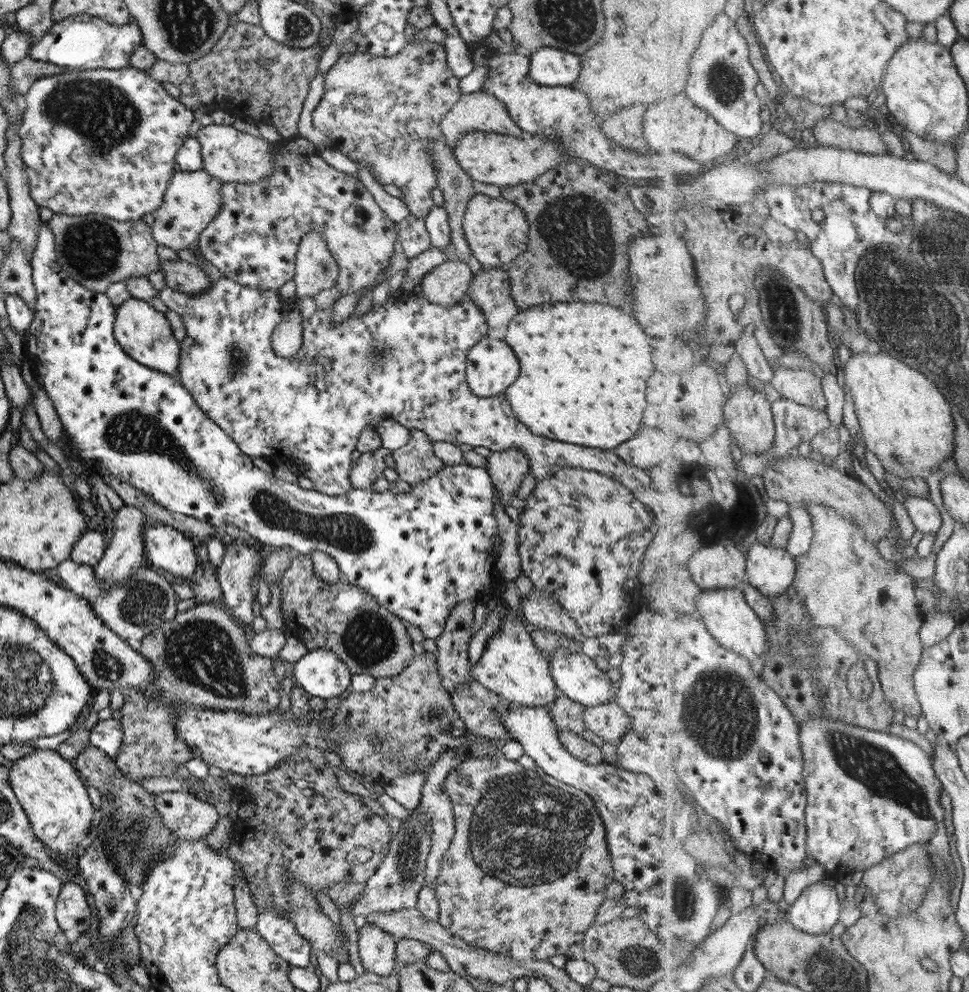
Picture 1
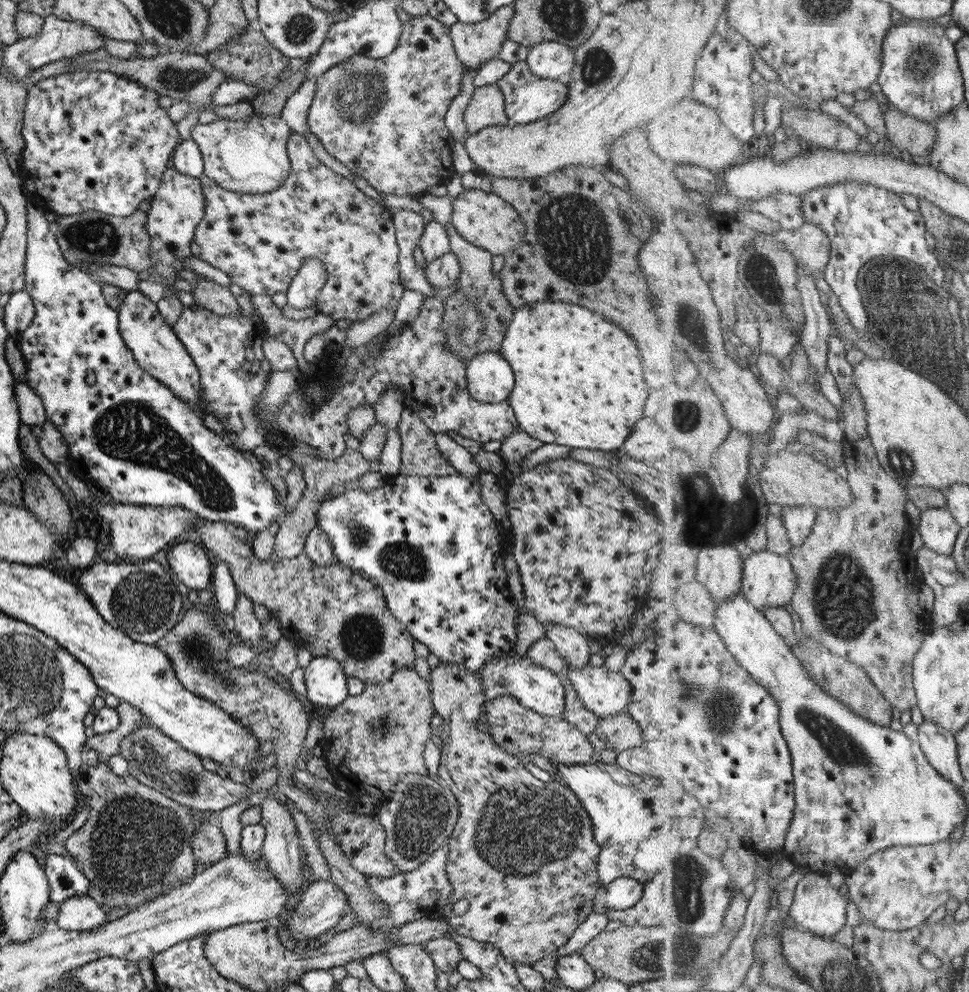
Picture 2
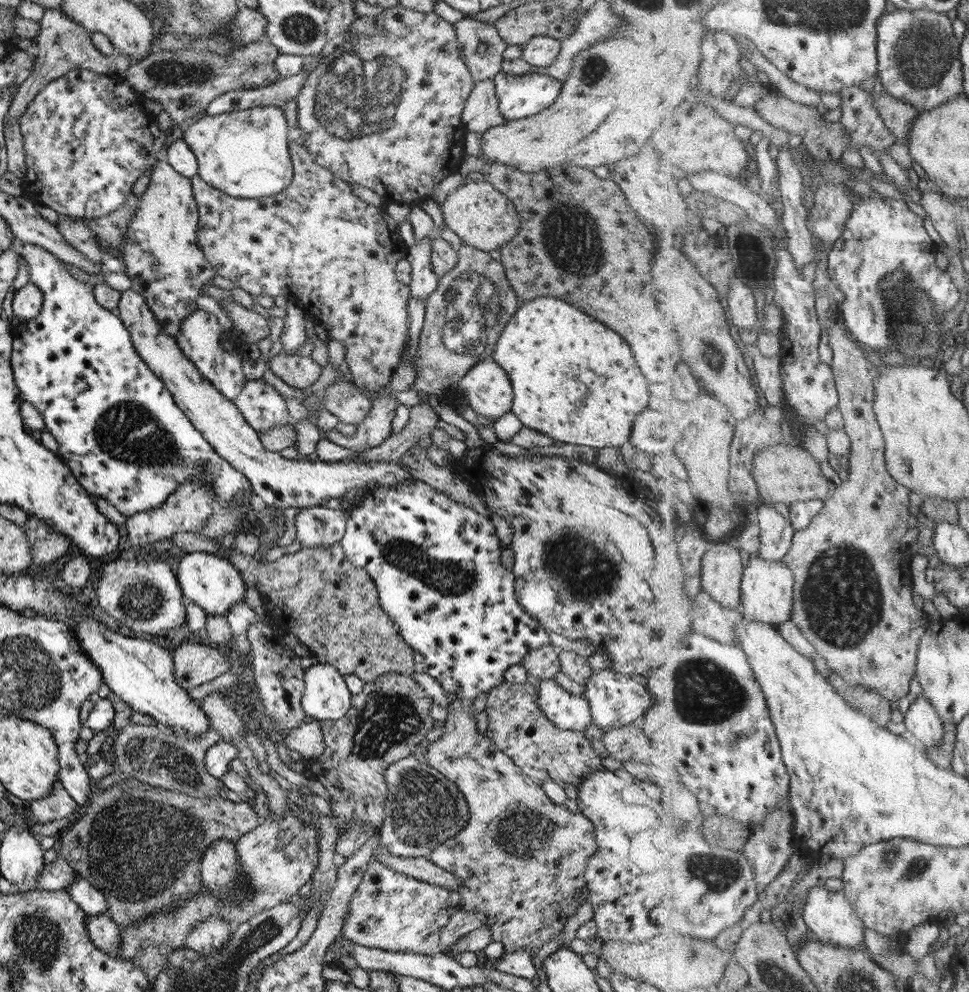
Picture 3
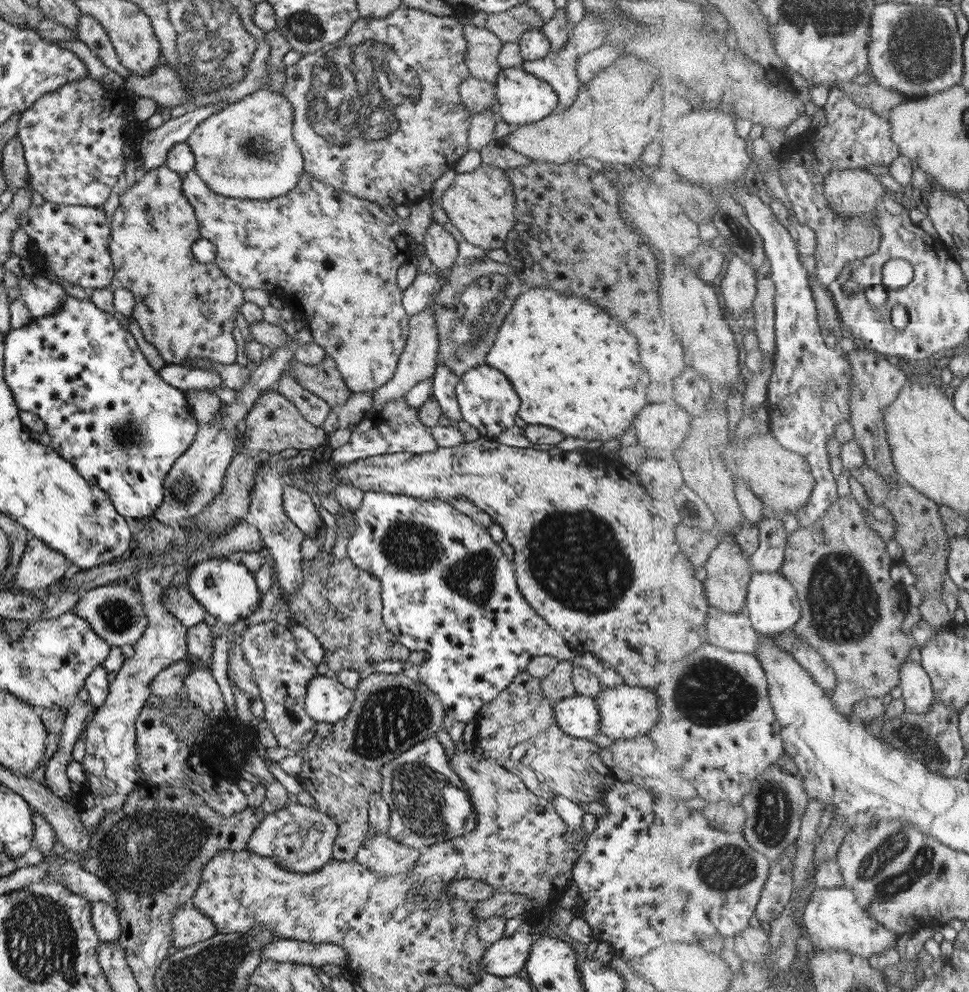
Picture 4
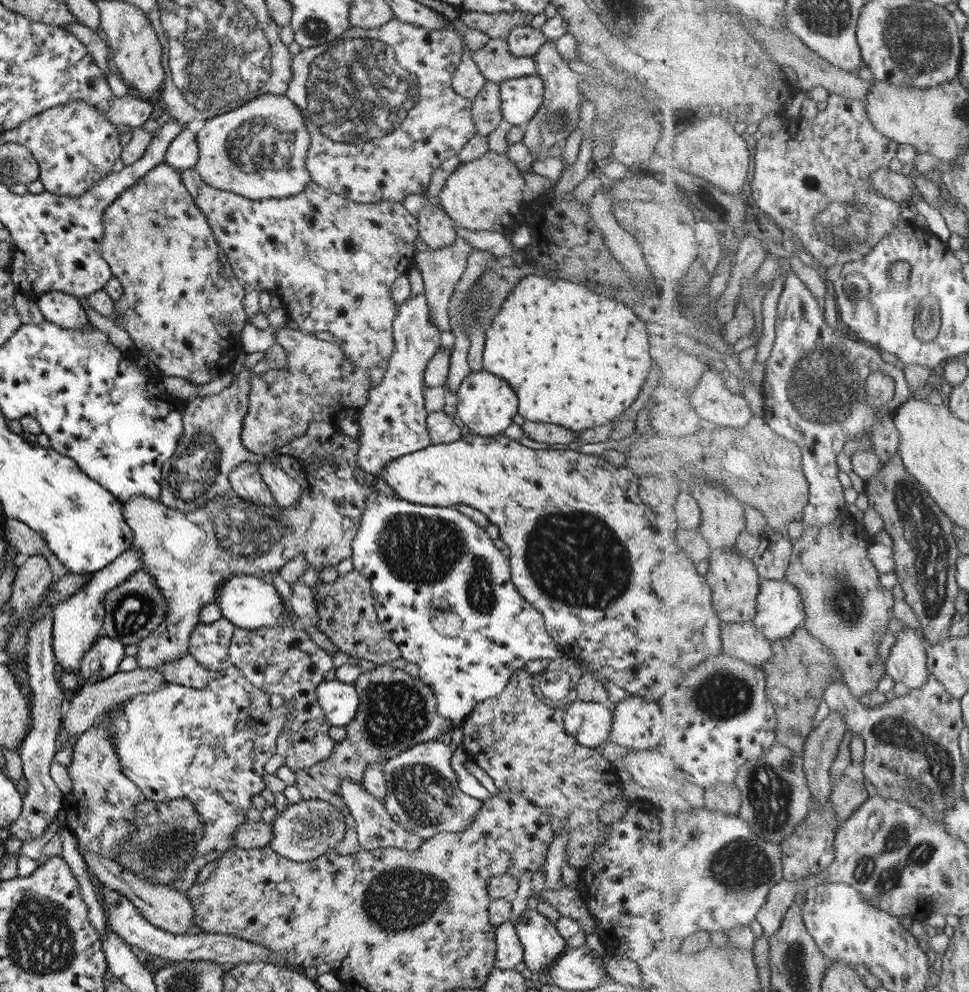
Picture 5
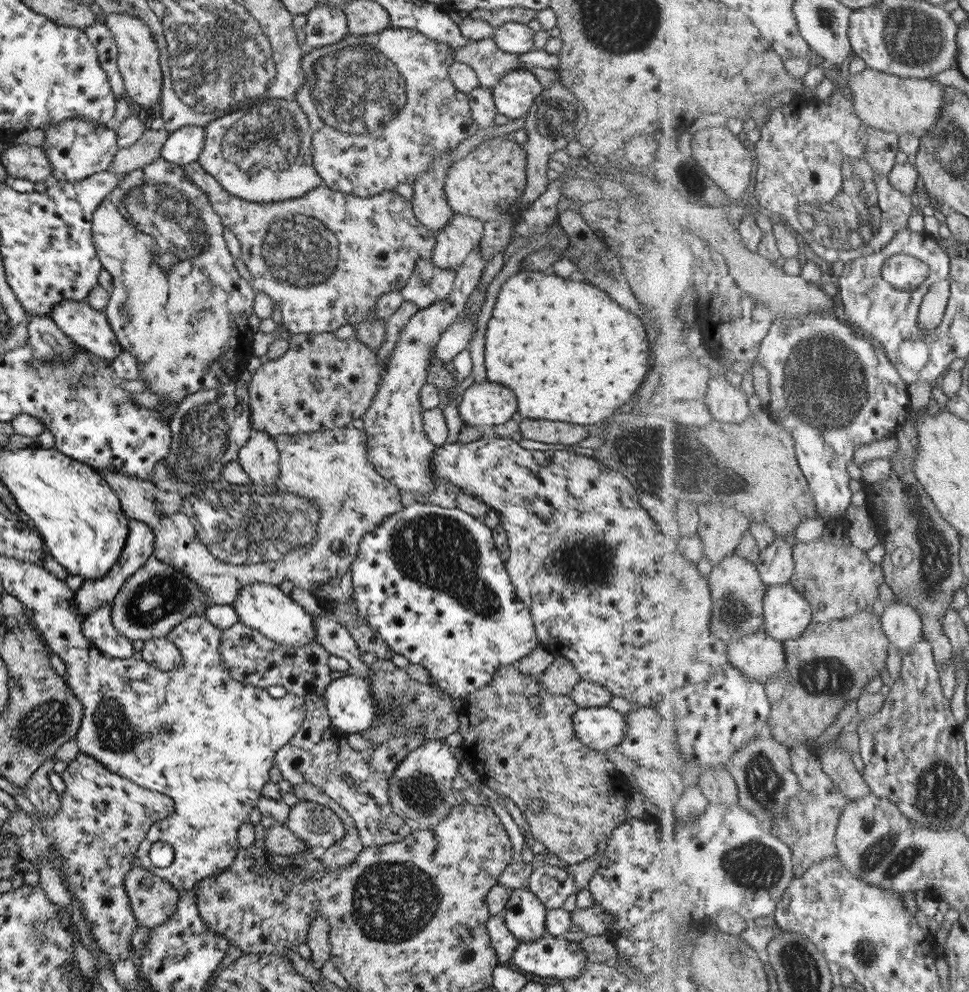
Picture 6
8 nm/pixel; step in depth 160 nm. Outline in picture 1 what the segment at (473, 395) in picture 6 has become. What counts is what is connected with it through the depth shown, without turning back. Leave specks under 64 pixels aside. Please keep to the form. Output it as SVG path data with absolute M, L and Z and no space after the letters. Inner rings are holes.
M481 337L465 359L465 380L479 398L503 394L517 376L517 358L501 339Z

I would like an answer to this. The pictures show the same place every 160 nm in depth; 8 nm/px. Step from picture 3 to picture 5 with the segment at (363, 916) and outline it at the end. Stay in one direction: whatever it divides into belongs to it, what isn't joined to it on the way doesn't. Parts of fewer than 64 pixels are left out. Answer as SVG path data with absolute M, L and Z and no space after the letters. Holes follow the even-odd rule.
M350 780L340 781L340 793L344 800L345 808L350 810L355 821L355 832L359 846L365 850L377 848L398 848L399 850L417 850L422 839L417 835L409 834L401 828L384 809L382 802L371 796L360 784Z

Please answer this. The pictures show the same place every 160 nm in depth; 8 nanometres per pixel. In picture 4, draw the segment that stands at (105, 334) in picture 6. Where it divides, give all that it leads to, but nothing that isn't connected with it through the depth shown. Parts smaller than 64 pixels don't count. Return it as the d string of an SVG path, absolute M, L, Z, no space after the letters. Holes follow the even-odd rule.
M18 277L19 297L31 318L53 314L63 302L65 291L61 285L43 277Z

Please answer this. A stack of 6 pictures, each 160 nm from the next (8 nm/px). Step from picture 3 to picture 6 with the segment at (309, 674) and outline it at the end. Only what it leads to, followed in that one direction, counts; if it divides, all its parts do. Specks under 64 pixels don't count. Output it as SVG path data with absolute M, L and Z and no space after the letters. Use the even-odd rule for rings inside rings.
M351 674L327 683L324 701L329 721L341 733L360 733L375 720L375 708L366 680Z

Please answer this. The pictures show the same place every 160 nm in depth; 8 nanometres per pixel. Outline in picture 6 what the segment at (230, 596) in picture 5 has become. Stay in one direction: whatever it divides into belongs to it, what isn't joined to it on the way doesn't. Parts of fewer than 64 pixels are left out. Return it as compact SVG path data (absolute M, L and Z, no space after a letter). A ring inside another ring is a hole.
M251 583L242 586L230 604L241 624L260 632L265 638L285 646L297 646L315 641L312 617L277 585Z

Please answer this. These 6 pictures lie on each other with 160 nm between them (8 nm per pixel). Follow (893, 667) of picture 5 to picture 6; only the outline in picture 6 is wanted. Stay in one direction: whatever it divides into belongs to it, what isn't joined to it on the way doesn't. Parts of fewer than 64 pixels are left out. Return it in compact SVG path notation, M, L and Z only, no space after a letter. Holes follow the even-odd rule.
M895 600L883 608L880 618L890 643L903 654L903 659L922 641L924 622L916 608Z

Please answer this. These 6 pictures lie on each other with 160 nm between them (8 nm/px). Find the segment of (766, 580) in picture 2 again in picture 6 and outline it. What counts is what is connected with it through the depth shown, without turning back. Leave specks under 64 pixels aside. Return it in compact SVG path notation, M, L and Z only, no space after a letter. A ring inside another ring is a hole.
M793 584L768 586L764 598L765 630L780 641L799 638L813 622L814 607Z

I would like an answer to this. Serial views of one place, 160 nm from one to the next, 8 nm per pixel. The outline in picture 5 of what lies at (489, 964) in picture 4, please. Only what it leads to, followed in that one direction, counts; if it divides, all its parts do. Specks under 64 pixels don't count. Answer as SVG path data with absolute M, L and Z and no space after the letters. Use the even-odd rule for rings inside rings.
M503 922L493 930L495 951L492 969L512 970L522 960L522 948L511 922Z

